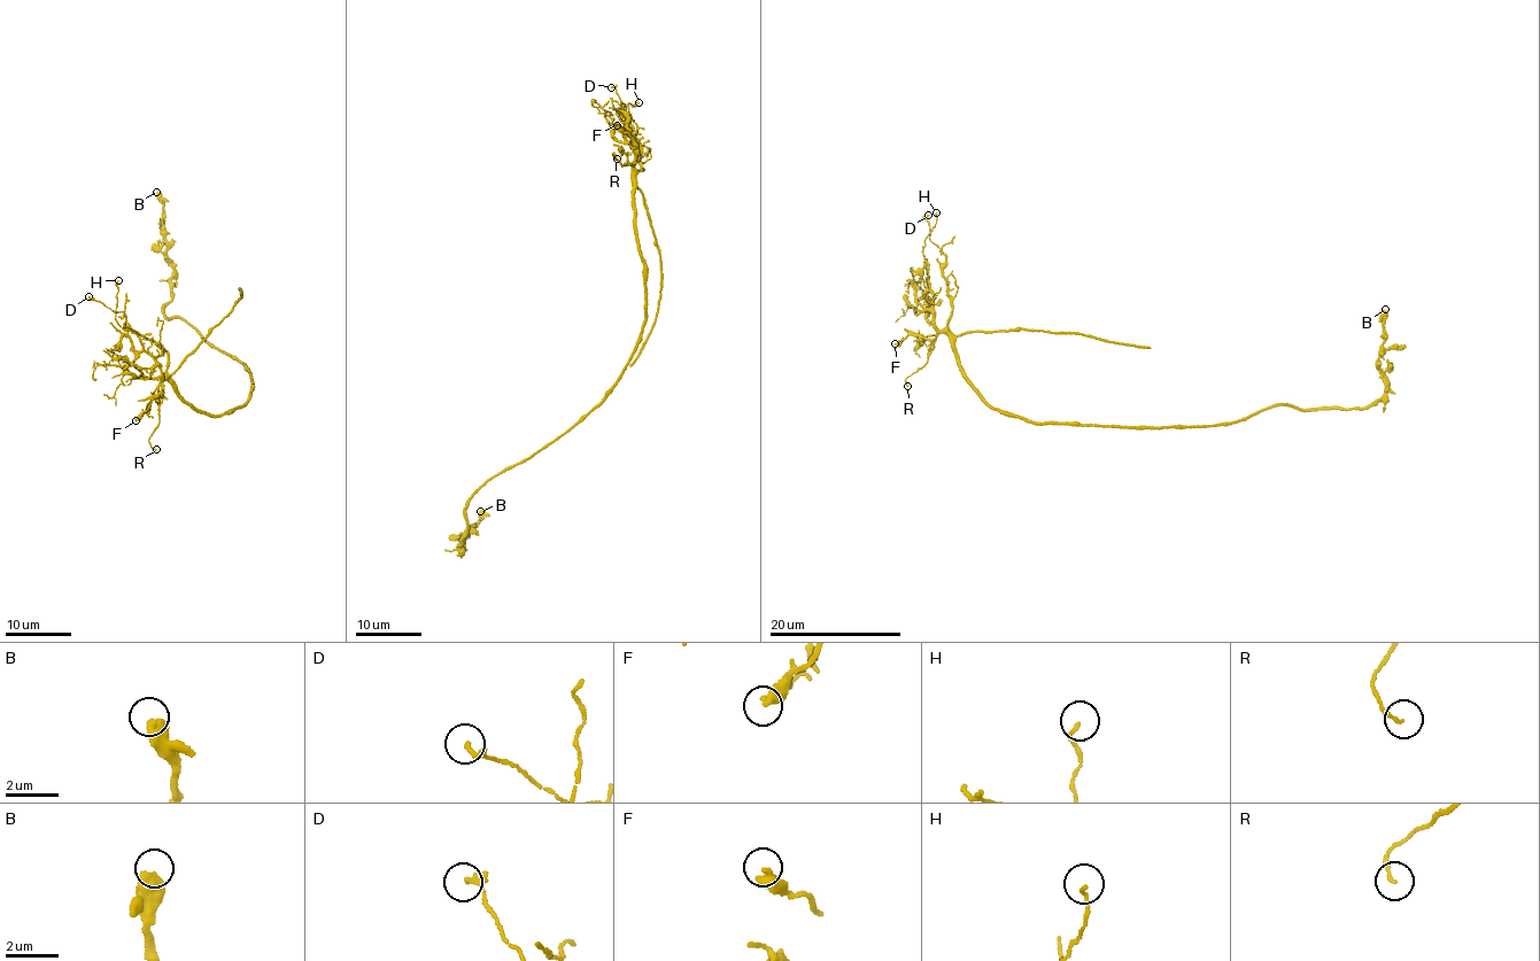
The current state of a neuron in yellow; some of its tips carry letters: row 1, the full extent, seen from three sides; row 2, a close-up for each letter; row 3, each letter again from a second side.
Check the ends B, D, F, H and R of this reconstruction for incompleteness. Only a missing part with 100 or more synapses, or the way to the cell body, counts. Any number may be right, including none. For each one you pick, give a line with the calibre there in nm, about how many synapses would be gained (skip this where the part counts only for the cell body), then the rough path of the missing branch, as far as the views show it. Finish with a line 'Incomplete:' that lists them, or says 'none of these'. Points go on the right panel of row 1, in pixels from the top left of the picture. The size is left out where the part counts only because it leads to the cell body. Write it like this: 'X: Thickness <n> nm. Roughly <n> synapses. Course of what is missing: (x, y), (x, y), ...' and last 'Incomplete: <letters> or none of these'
Incomplete: none of these

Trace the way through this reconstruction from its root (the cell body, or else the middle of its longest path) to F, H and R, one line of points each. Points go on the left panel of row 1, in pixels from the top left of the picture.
F: (252, 384), (246, 402), (218, 417), (198, 409), (165, 379), (163, 392), (136, 420)
H: (252, 384), (246, 402), (218, 417), (182, 397), (140, 338), (118, 324), (118, 280)
R: (252, 384), (246, 402), (218, 417), (198, 409), (165, 379), (159, 390), (160, 417), (148, 440), (156, 449)

